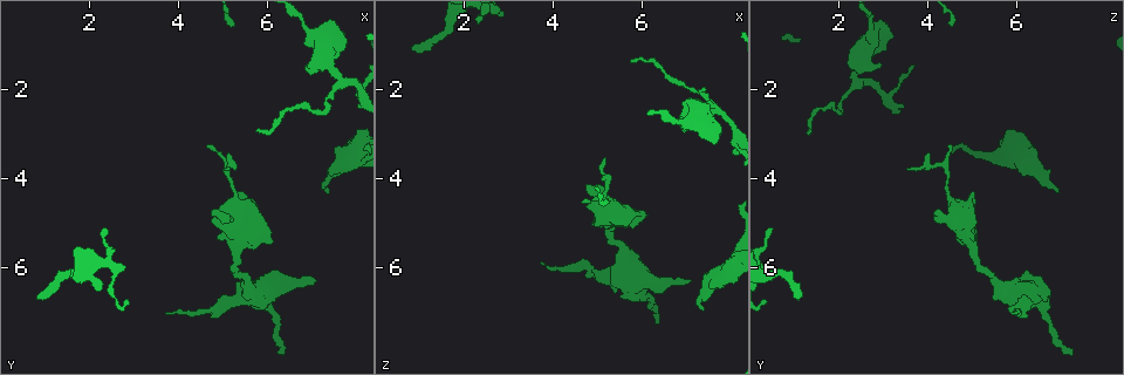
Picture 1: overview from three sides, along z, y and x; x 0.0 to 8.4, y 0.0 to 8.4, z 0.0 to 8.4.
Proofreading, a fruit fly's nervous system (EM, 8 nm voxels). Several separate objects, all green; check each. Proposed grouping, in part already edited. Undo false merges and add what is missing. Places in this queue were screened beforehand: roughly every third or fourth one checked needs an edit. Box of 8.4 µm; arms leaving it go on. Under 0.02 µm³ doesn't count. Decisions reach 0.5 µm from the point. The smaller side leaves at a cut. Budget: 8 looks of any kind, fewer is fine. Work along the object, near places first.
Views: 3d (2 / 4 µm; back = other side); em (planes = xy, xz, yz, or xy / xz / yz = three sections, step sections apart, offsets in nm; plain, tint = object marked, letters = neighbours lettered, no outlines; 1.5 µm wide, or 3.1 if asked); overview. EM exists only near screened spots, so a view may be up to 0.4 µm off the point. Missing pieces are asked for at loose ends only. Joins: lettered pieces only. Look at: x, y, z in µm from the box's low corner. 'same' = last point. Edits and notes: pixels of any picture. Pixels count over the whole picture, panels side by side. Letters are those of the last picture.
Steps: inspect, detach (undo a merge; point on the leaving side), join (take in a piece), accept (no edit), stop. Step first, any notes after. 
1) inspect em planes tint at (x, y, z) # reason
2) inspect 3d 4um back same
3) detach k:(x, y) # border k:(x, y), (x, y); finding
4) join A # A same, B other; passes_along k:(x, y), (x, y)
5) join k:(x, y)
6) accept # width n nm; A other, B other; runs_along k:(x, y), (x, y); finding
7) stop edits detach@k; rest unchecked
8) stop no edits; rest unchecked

inspect em planes letters at (5.80, 3.00, 1.40) # an open end

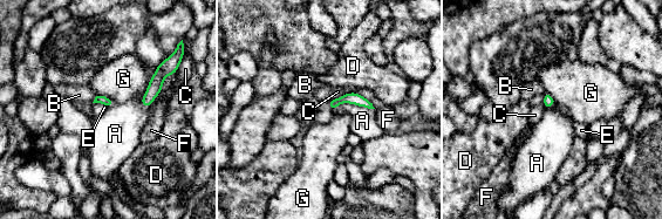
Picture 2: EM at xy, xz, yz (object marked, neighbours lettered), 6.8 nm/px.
accept # longest_contact A 380 nm; A other, B other, C other, D other, E other, F other, G other; runs_along 2:(332, 102), (359, 100), (368, 103); no lettered piece goes on from it

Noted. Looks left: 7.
inspect em planes letters at (7.10, 6.30, 6.30) # an open end

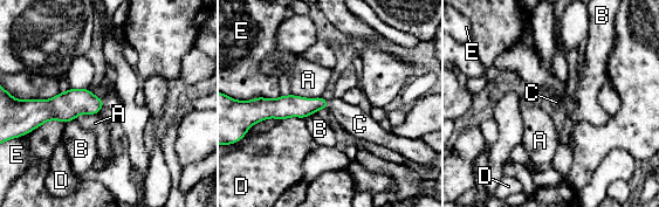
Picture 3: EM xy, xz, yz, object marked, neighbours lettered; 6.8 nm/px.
join C # A other, B other, C same, D other, E other; passes_along 3:(290, 105), (327, 104), (356, 122); it goes on there

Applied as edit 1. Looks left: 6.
inspect 3d 4um at (0.90, 6.70, 1.10) # branch stops here

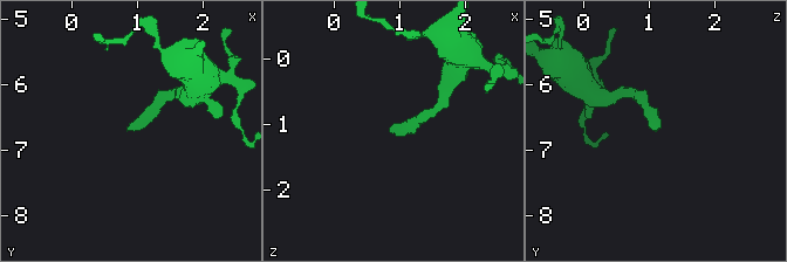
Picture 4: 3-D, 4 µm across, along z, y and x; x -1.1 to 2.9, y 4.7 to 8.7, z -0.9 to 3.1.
inspect em xz step 8 letters at (0.85, 6.65, 1.10)

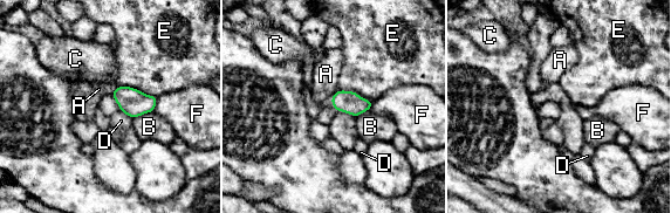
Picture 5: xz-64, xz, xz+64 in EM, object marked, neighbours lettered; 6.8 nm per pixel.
accept # longest_contact E 280 nm; A other, B other, C other, D other, E other, F other; border 5:(339, 89), (330, 96); none of them fits

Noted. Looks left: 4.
stop edits join@3; rest unchecked

